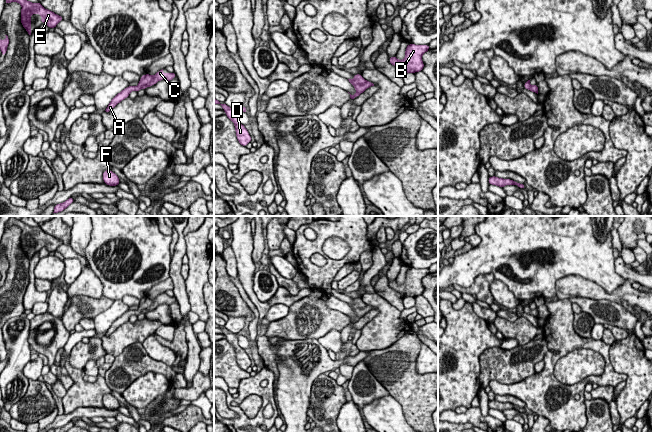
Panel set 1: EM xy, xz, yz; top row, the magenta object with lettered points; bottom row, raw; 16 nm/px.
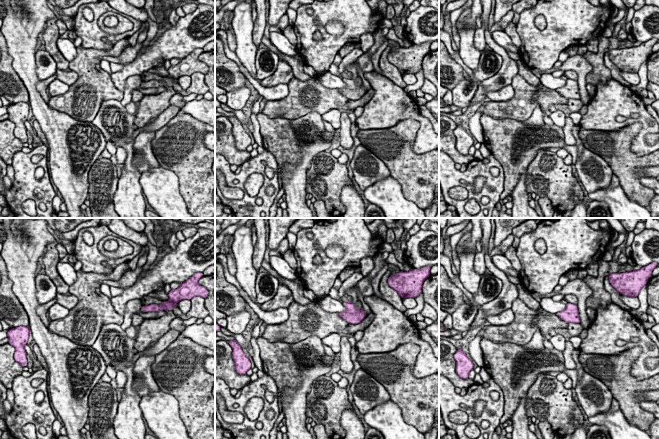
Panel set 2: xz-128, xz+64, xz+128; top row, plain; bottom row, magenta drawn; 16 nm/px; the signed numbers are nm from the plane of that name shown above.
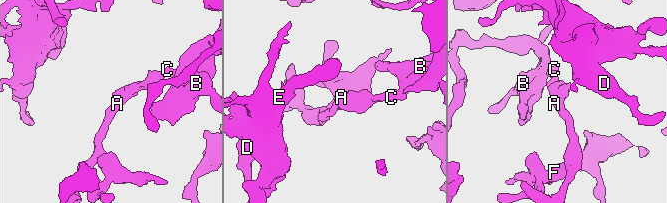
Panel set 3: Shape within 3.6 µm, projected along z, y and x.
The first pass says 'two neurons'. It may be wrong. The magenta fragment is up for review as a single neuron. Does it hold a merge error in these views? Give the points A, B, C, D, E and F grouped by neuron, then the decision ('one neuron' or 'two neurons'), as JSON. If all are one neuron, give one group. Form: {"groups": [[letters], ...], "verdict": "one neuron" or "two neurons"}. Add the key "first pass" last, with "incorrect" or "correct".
{"groups": [["A", "B", "C", "D", "E", "F"]], "verdict": "one neuron", "first pass": "incorrect"}

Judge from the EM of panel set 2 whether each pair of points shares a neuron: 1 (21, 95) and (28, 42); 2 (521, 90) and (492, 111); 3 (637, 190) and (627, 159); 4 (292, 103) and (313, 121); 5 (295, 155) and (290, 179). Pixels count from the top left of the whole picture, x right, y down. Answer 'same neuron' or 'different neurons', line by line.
1: different neurons
2: same neuron
3: same neuron
4: different neurons
5: different neurons

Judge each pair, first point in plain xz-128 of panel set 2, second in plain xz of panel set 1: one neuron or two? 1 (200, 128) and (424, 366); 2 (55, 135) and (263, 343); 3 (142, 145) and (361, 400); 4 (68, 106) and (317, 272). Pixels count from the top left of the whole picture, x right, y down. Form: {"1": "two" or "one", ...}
{"1": "two", "2": "two", "3": "one", "4": "two"}

